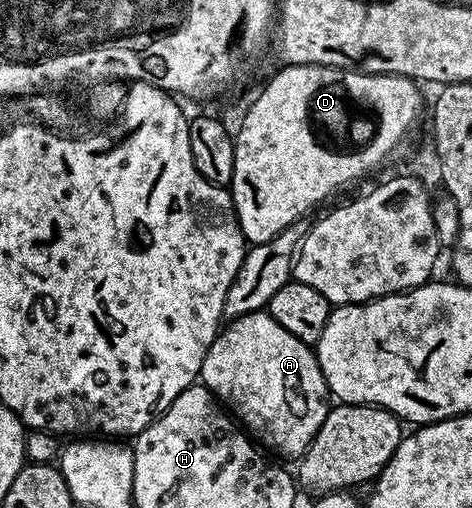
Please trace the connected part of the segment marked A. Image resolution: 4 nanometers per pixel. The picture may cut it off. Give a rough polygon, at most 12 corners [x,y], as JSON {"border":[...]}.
{"border":[[266,311],[228,320],[199,377],[280,458],[329,408],[316,350]]}

